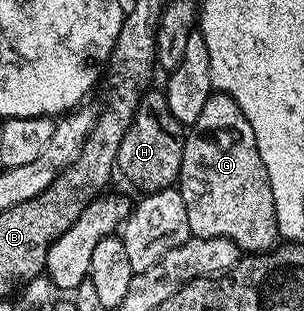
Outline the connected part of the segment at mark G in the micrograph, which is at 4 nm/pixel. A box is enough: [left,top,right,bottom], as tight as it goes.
[178,94,277,253]

